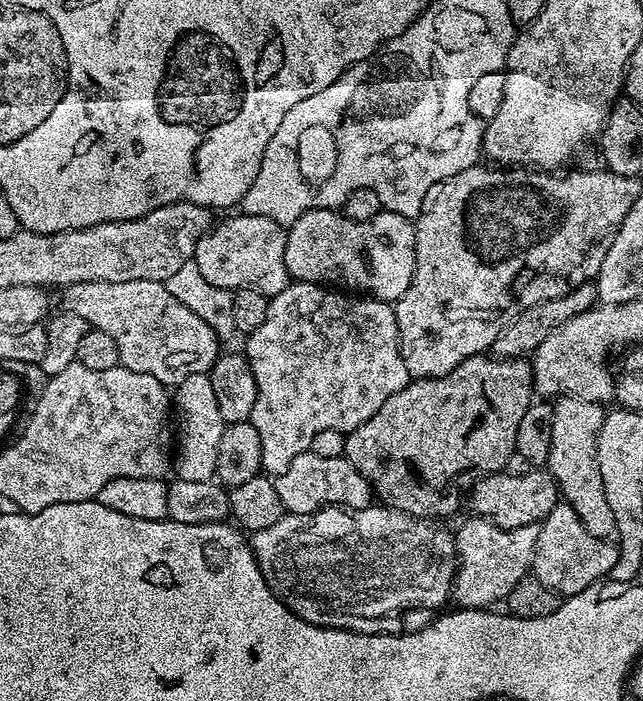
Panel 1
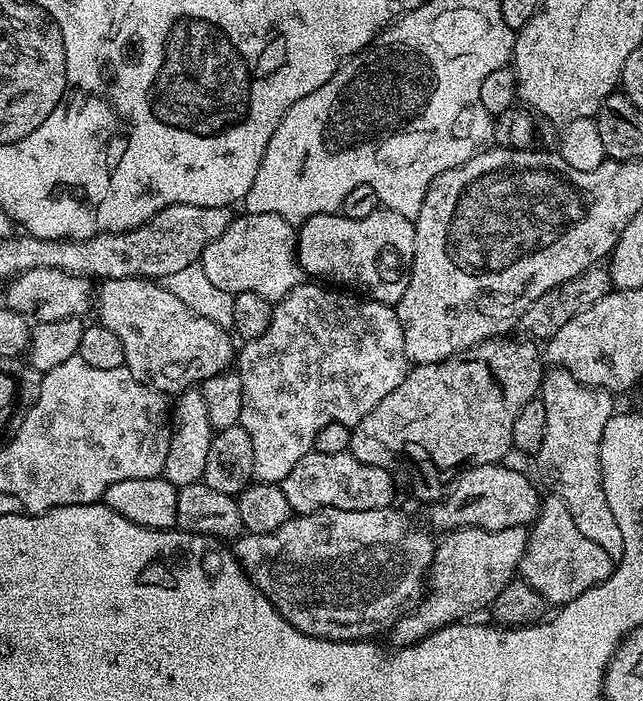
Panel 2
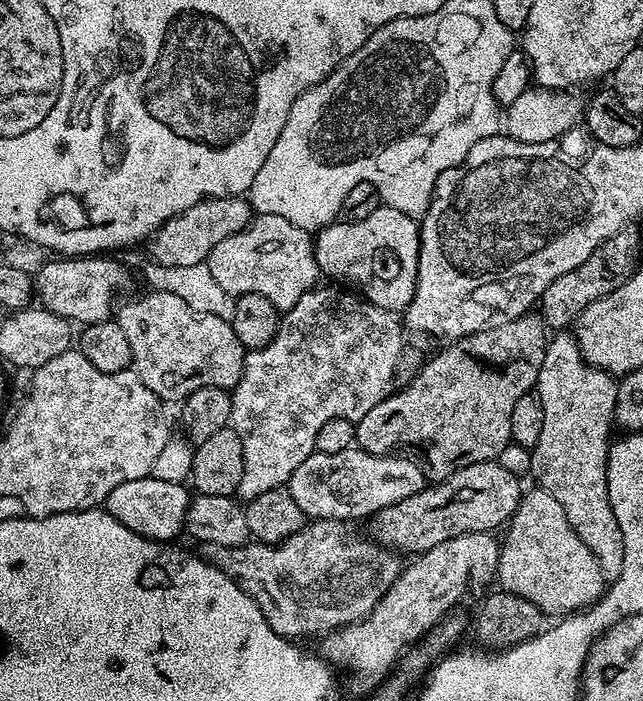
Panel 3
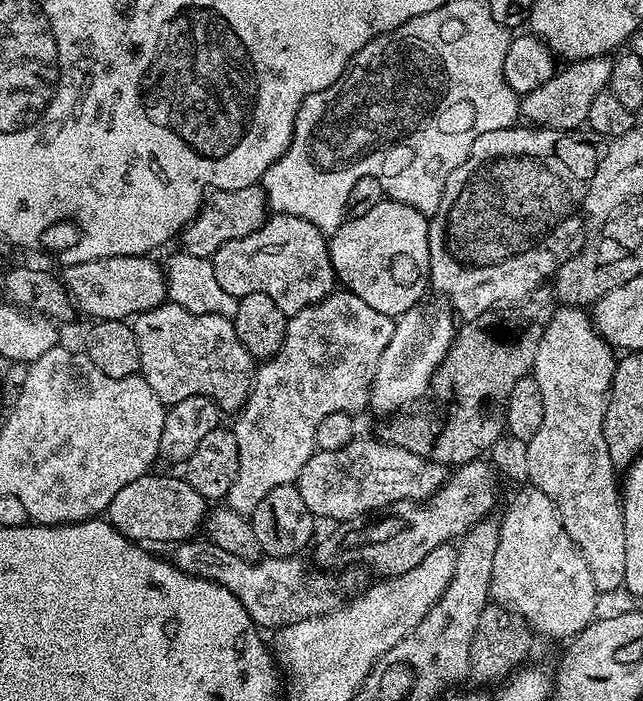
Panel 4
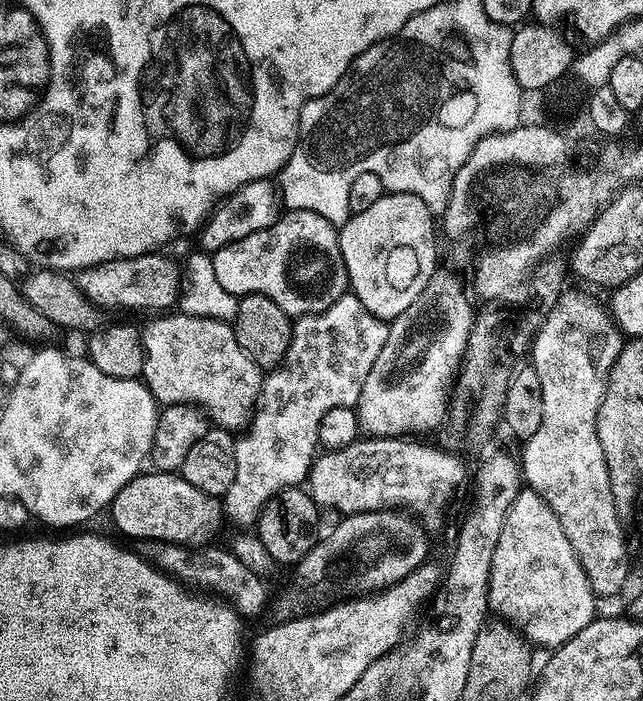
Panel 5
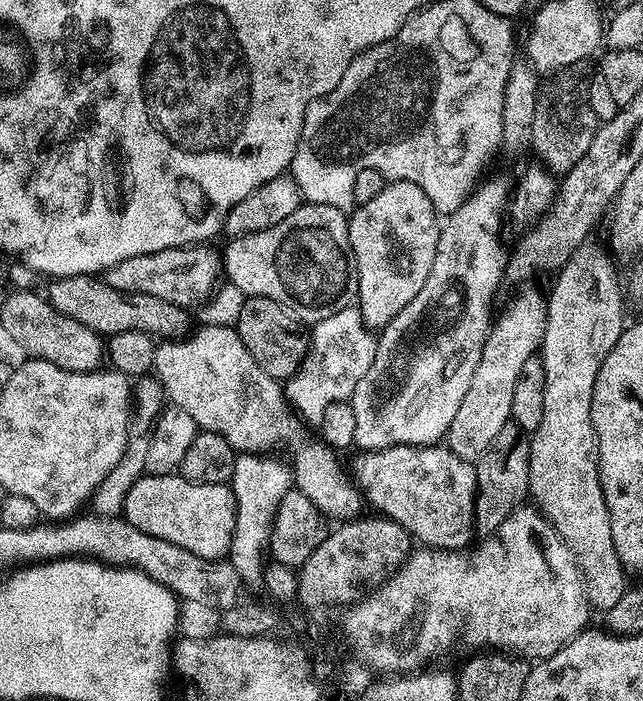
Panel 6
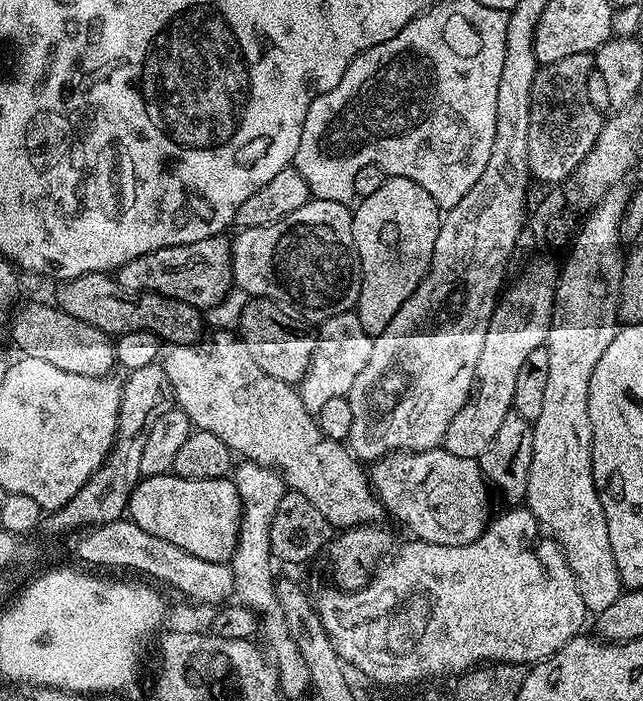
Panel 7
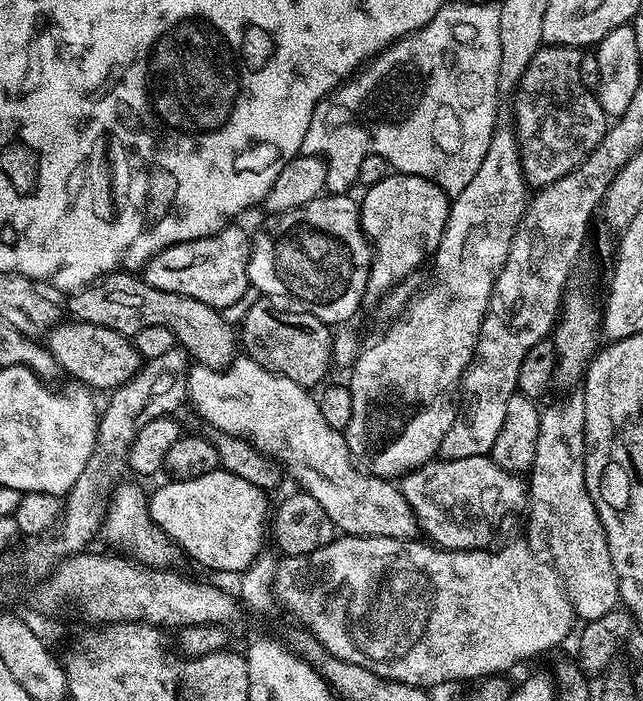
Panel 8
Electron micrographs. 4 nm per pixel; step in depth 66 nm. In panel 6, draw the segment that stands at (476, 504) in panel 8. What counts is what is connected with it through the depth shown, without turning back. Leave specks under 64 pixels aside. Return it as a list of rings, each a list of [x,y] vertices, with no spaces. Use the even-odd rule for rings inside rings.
[[[414,444],[364,450],[359,455],[354,484],[377,513],[401,524],[432,550],[464,550],[474,540],[477,487],[473,461],[458,458],[446,446]]]

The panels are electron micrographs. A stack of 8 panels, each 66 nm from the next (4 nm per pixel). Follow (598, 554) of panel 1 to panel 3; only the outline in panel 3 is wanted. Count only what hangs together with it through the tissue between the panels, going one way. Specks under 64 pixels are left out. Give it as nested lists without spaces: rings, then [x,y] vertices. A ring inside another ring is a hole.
[[[532,486],[520,498],[518,510],[507,525],[508,533],[502,536],[500,561],[496,567],[496,580],[499,587],[506,592],[513,592],[538,606],[538,610],[548,618],[563,618],[581,611],[589,604],[600,599],[606,591],[606,581],[602,574],[602,566],[598,566],[598,558],[574,534],[558,498],[554,498],[546,489]]]

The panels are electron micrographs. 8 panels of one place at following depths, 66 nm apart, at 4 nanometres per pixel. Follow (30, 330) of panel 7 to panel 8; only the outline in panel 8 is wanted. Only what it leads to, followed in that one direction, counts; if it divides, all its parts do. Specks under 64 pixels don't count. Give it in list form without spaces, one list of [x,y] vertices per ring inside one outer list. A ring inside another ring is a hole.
[[[69,319],[67,323],[60,322],[47,329],[46,347],[49,354],[56,359],[57,365],[63,370],[65,368],[76,379],[73,381],[92,390],[114,390],[125,384],[140,368],[142,358],[129,337],[114,330],[106,330],[106,326],[94,326],[81,320]]]

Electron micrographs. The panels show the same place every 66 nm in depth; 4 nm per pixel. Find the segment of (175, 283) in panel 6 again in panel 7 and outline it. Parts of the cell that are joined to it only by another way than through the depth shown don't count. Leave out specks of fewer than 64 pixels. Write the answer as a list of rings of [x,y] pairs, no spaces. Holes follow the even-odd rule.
[[[223,235],[212,236],[193,244],[159,248],[150,254],[142,254],[122,267],[115,269],[118,286],[131,292],[157,292],[186,302],[190,306],[207,310],[219,303],[233,287],[232,245]]]

